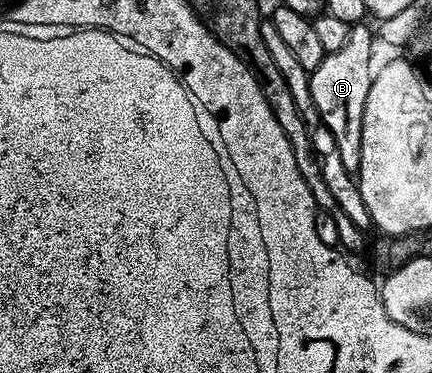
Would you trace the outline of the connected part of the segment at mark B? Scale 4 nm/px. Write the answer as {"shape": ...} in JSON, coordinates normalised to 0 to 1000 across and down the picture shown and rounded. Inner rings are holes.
{"shape":[[[833,62],[813,70],[808,105],[799,126],[750,147],[743,169],[720,198],[720,252],[729,292],[738,300],[738,324],[771,362],[771,383],[780,416],[789,416],[789,437],[799,437],[803,456],[815,469],[829,466],[836,437],[836,340],[840,338],[840,311],[845,308],[845,265],[854,265],[854,233],[863,204],[863,174],[859,185],[859,99],[863,110],[863,78],[850,62]]]}

